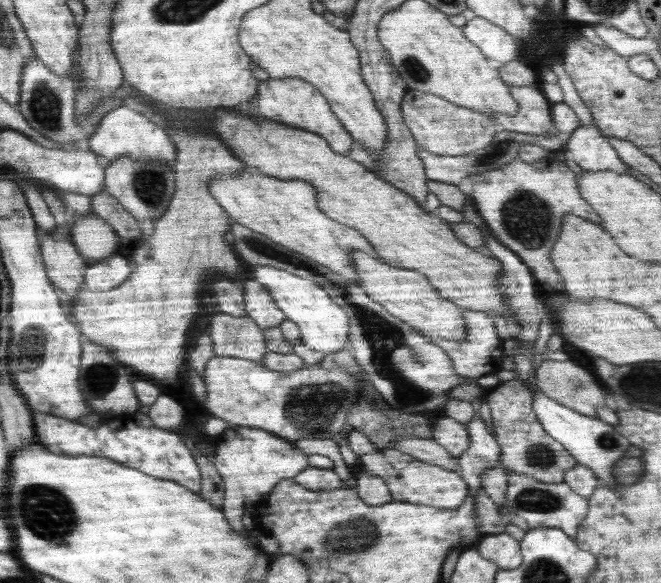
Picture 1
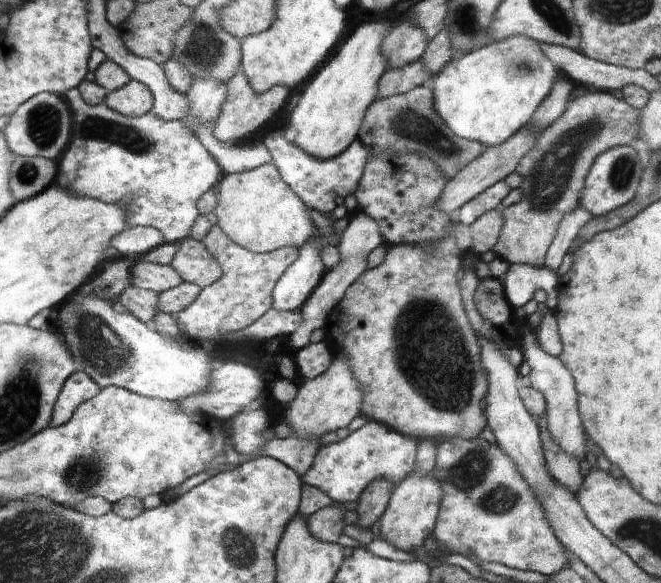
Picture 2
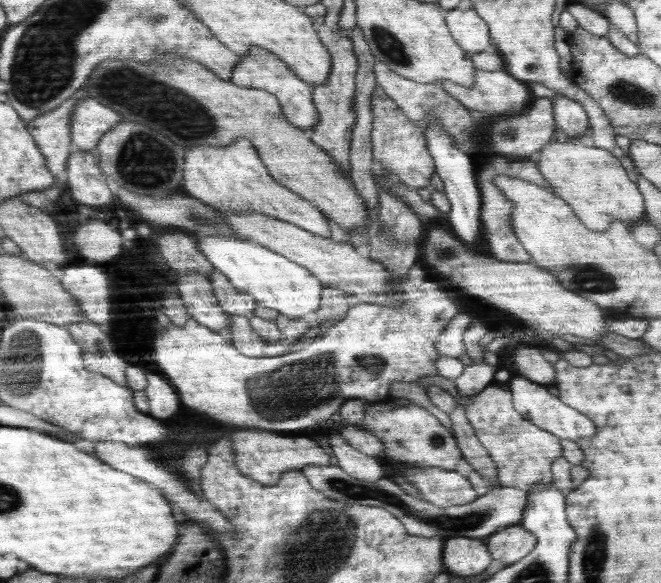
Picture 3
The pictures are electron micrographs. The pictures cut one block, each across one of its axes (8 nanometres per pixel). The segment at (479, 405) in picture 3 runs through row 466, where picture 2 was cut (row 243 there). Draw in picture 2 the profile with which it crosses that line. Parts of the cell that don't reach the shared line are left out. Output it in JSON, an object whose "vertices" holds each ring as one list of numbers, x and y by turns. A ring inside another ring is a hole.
{"vertices":[[591,90,569,101,565,112,520,161,516,171,524,177,518,187,522,198,502,211,505,224,492,252,509,264,544,265,562,217,581,202,581,191,593,162,613,146,630,145,634,138,640,138,642,114,641,109,635,109,624,98,618,99,609,91]]}

